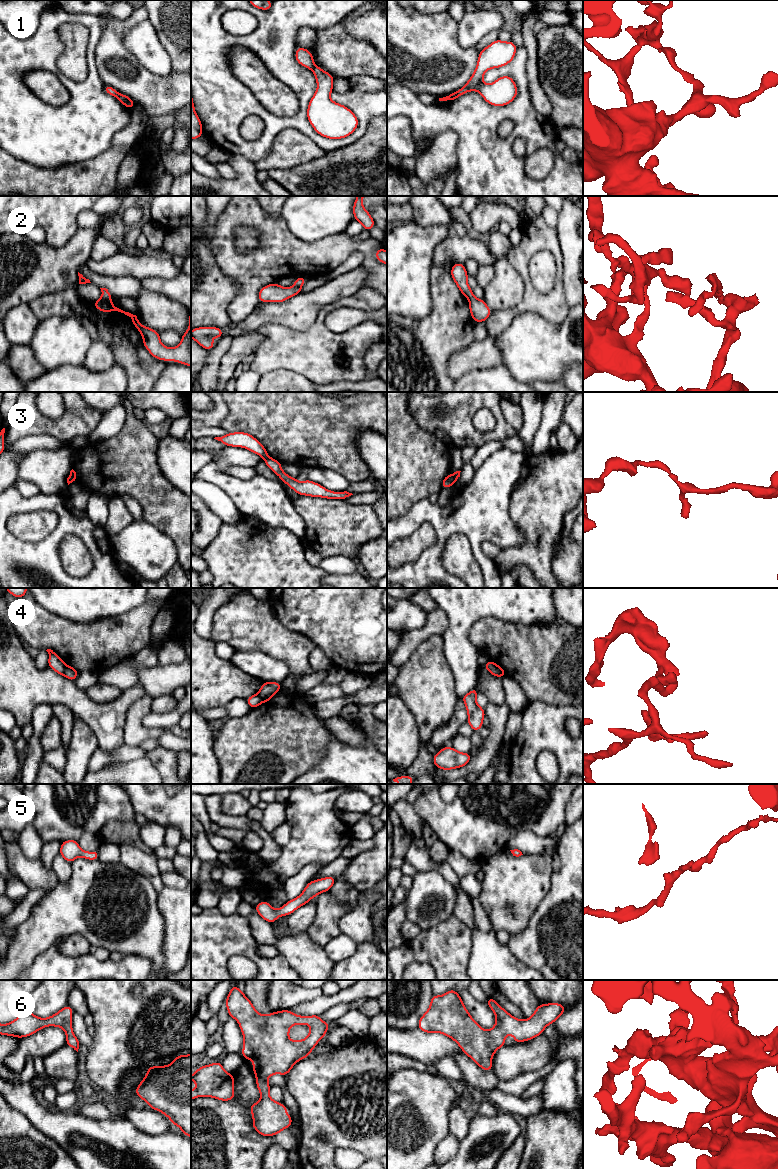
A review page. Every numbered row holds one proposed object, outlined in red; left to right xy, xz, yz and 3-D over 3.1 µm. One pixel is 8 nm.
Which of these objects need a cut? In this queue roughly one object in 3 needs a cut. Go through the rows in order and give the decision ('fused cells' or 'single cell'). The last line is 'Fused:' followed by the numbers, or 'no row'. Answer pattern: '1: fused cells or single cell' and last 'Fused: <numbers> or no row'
1: fused cells
2: single cell
3: fused cells
4: fused cells
5: single cell
6: single cell
Fused: 1, 3, 4

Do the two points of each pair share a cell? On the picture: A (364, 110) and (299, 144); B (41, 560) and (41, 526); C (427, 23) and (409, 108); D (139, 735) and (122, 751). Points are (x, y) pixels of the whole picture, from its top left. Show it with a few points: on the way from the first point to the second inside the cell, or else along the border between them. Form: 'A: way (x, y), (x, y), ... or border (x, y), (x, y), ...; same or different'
A: border (287, 129), (294, 128), (304, 133), (325, 152); different
B: border (58, 523), (40, 540), (22, 541), (17, 539); different
C: border (397, 83), (405, 85), (416, 94); different
D: border (124, 742), (129, 745), (138, 746); different

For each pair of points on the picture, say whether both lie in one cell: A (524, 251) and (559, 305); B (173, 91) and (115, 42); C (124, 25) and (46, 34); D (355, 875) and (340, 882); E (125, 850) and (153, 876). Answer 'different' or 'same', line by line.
A: same
B: same
C: different
D: different
E: same

